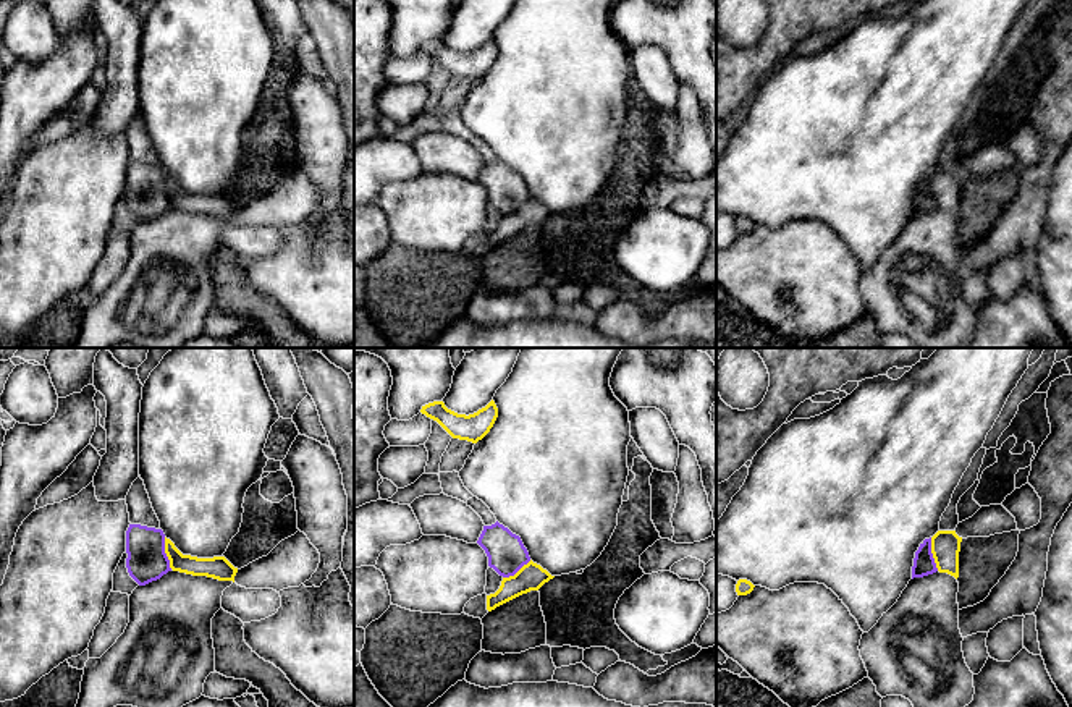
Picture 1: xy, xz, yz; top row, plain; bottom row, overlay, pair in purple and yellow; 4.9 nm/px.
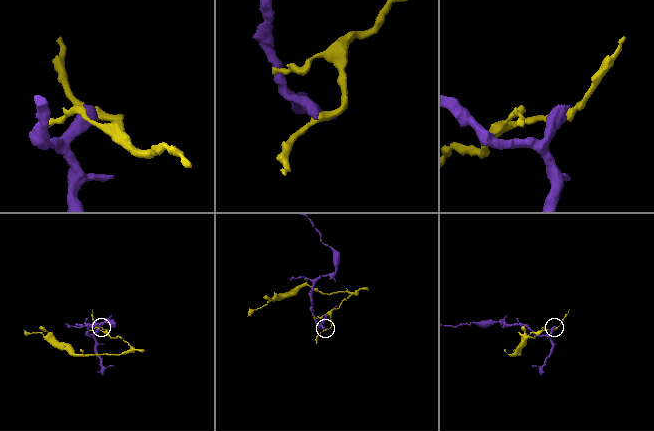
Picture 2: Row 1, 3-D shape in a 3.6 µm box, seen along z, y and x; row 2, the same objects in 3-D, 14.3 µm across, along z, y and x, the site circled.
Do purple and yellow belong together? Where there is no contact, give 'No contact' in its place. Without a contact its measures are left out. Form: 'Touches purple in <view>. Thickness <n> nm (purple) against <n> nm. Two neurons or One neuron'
Touches purple in yz. Thickness 110 nm (purple) against 140 nm. Two neurons

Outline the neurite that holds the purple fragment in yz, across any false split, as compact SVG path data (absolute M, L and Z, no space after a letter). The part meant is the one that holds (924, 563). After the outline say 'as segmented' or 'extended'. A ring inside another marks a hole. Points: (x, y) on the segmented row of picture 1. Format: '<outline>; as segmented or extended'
M931 537L925 539L918 550L915 552L914 566L912 566L912 579L923 578L936 573L936 563L931 553Z; as segmented

